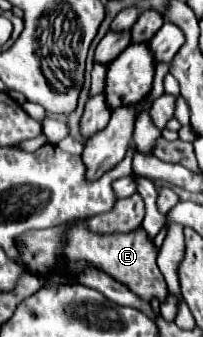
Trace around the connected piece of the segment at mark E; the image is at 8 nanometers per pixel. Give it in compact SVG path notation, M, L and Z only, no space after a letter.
M77 221L69 229L69 241L65 247L65 257L69 261L85 259L85 261L95 263L101 271L105 271L107 275L125 283L131 291L135 291L139 297L143 297L147 301L151 301L153 297L159 297L159 301L163 301L167 295L165 279L157 267L157 253L159 253L157 247L153 245L153 241L147 237L145 229L141 229L141 227L133 233L99 235L99 233L91 233L87 229L85 221Z

